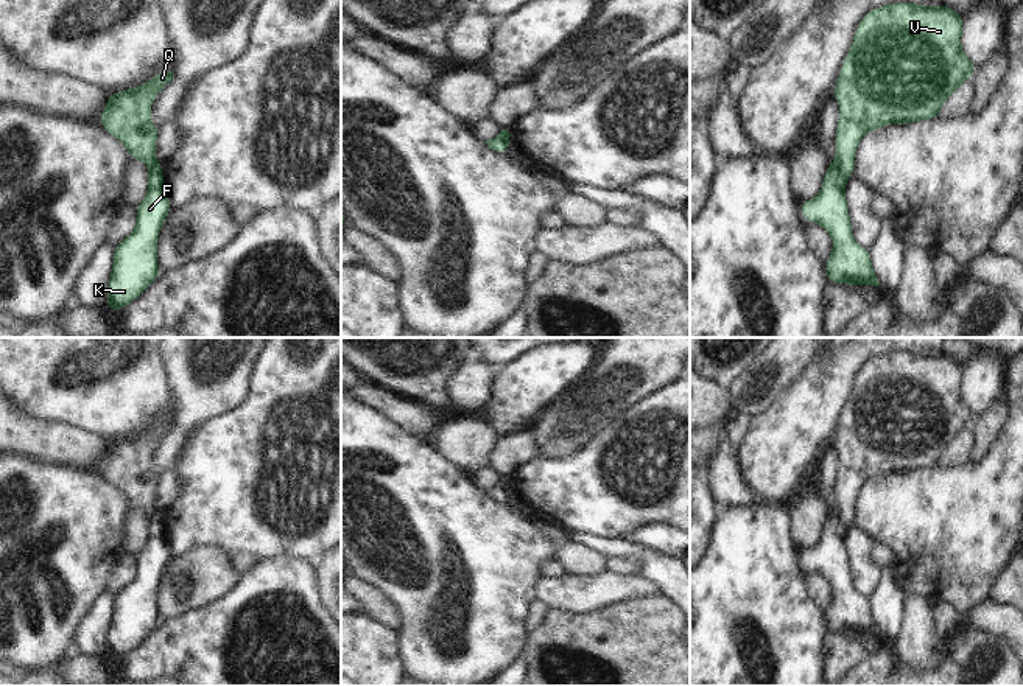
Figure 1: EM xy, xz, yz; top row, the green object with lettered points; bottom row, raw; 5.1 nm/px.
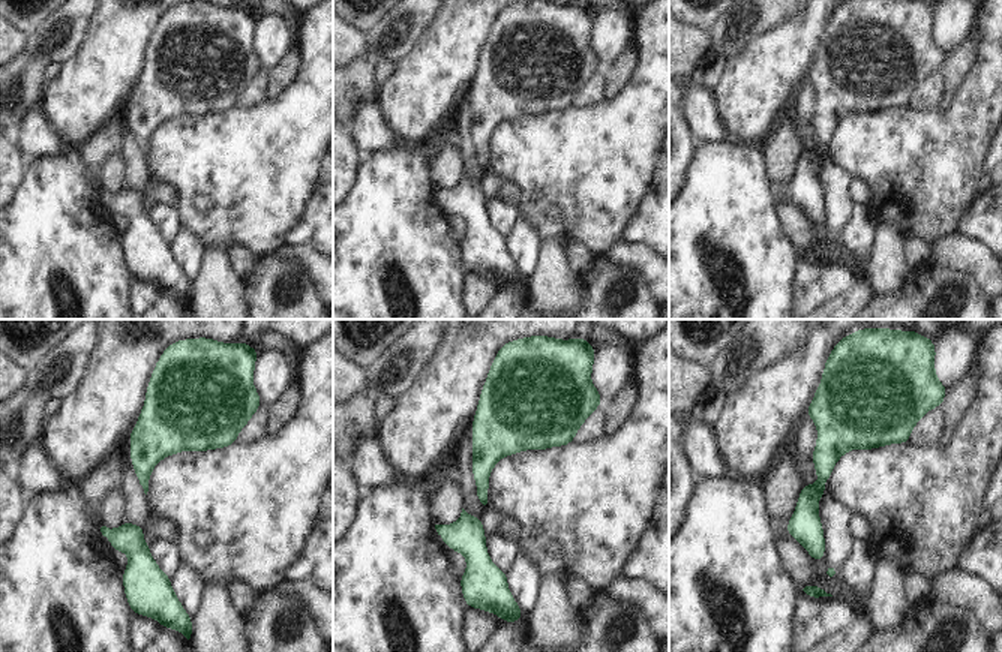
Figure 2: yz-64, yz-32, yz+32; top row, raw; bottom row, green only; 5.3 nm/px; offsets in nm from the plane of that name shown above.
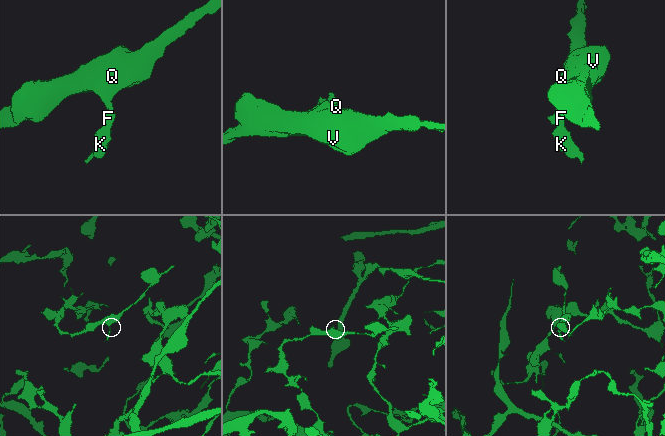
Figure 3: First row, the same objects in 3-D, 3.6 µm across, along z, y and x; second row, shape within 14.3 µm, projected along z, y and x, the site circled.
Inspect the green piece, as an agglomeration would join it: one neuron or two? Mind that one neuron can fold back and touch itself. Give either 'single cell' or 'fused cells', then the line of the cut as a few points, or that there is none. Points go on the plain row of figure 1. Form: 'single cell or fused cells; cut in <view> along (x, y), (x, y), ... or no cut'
fused cells; cut in yz along (835, 507), (840, 521), (846, 528)

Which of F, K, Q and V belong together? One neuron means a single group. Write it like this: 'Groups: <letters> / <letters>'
Groups: F K / Q V

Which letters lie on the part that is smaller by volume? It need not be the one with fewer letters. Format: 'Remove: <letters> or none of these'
Remove: F, K

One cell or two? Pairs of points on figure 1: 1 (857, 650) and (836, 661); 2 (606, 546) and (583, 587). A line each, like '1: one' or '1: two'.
1: one
2: two

